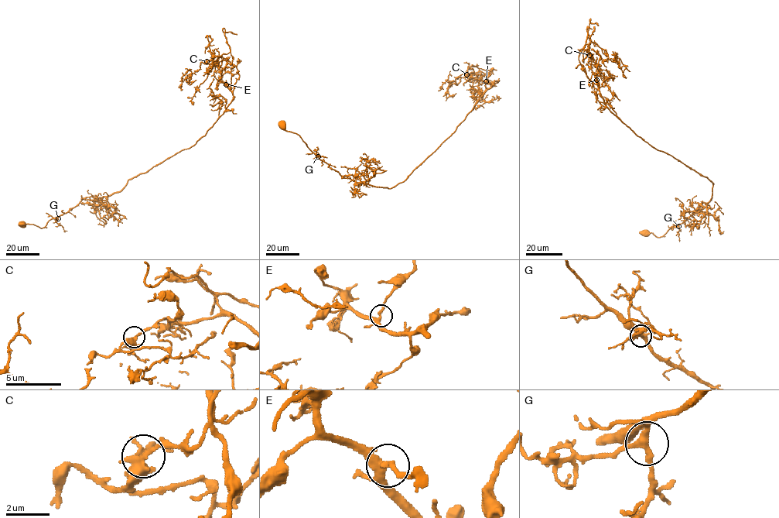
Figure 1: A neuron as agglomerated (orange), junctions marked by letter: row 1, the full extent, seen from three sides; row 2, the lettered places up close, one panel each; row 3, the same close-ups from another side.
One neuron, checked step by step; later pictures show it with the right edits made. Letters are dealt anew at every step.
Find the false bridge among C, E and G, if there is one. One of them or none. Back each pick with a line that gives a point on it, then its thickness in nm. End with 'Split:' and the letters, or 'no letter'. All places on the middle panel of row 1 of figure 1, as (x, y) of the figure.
C: (466, 74) | 320 nm
Split: C

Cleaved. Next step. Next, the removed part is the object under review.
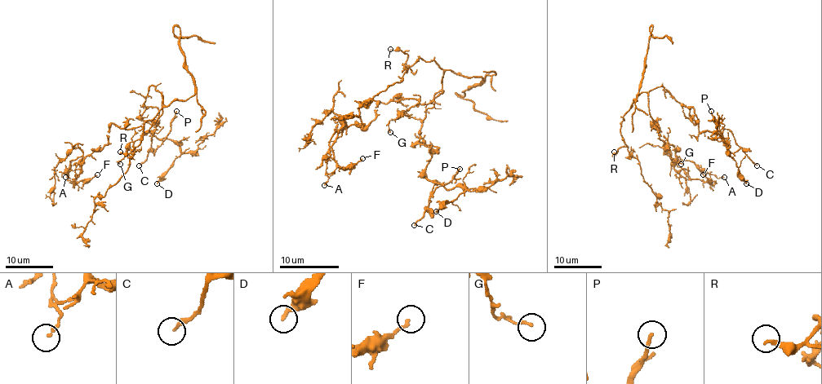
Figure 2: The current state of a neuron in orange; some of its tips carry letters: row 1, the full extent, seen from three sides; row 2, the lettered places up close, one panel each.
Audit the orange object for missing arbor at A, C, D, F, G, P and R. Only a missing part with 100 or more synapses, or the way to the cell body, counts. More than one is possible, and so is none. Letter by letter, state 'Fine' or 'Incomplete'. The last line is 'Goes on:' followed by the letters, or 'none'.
A: Fine
C: Fine
D: Fine
F: Fine
G: Fine
P: Fine
R: Fine
Goes on: none

